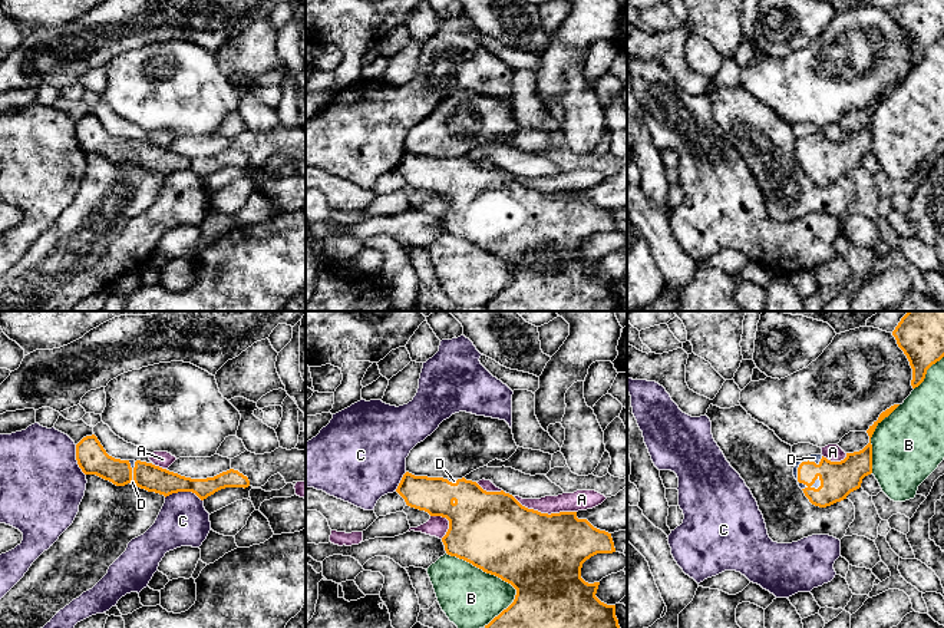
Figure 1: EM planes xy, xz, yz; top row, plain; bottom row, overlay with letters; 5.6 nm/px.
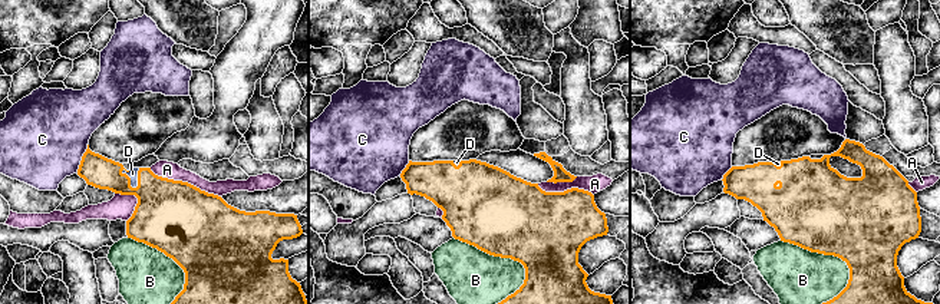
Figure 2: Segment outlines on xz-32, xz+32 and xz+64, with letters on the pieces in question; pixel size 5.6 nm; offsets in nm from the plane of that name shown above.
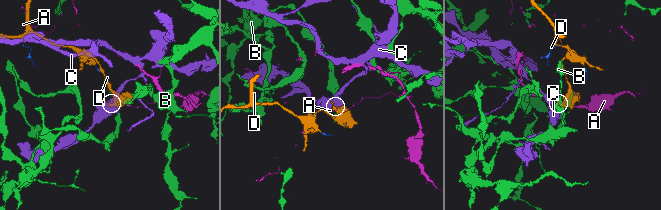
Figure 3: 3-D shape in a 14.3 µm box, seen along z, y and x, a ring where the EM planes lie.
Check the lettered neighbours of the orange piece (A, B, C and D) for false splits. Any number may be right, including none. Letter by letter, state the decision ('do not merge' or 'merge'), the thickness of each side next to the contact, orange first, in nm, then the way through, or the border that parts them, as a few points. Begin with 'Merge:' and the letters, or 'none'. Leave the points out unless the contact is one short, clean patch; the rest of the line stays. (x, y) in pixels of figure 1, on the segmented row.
Merge: D
A: do not merge; 480 nm thick on the orange side, 110 nm on the other
B: do not merge; 460 nm thick on the orange side, 340 nm on the other
C: do not merge; 150 nm thick on the orange side, 280 nm on the other
D: merge; 200 nm thick on the orange side, 50 nm on the other

